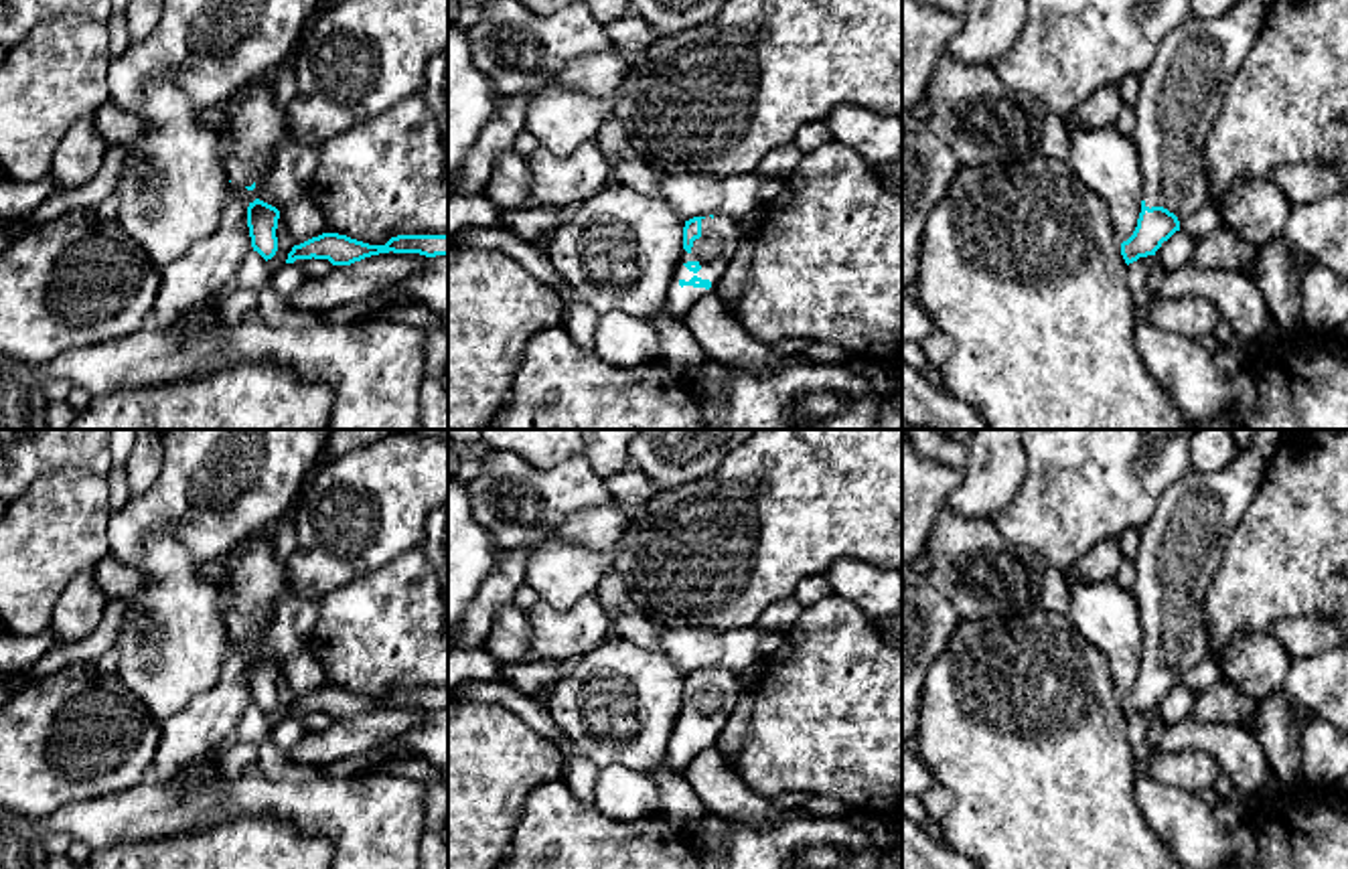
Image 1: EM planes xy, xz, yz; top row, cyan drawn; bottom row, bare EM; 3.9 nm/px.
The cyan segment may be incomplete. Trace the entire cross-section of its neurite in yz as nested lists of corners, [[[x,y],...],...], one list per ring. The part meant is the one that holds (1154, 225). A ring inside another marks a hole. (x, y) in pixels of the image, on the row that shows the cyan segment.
[[[1234,0],[1232,8],[1222,16],[1194,16],[1186,24],[1178,26],[1174,32],[1164,36],[1153,63],[1141,75],[1131,140],[1137,146],[1139,170],[1143,174],[1143,201],[1133,235],[1121,243],[1121,255],[1127,265],[1137,261],[1139,257],[1155,255],[1162,243],[1168,241],[1176,231],[1180,231],[1180,223],[1184,219],[1204,207],[1214,205],[1204,146],[1212,126],[1218,120],[1226,89],[1247,55],[1251,53],[1251,47],[1269,16],[1271,4],[1273,0]]]

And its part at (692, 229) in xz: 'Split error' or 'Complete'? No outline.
Split error

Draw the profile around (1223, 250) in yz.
[[[1224,223],[1218,231],[1198,237],[1190,263],[1206,269],[1239,271],[1241,263],[1257,257],[1257,251],[1253,243],[1245,241]]]

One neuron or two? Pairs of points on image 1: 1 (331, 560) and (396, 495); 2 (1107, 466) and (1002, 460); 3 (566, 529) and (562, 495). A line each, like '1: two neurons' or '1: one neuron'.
1: one neuron
2: two neurons
3: two neurons

